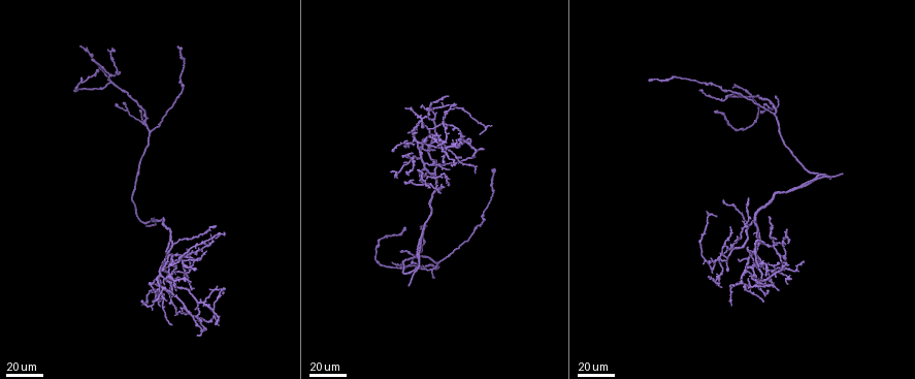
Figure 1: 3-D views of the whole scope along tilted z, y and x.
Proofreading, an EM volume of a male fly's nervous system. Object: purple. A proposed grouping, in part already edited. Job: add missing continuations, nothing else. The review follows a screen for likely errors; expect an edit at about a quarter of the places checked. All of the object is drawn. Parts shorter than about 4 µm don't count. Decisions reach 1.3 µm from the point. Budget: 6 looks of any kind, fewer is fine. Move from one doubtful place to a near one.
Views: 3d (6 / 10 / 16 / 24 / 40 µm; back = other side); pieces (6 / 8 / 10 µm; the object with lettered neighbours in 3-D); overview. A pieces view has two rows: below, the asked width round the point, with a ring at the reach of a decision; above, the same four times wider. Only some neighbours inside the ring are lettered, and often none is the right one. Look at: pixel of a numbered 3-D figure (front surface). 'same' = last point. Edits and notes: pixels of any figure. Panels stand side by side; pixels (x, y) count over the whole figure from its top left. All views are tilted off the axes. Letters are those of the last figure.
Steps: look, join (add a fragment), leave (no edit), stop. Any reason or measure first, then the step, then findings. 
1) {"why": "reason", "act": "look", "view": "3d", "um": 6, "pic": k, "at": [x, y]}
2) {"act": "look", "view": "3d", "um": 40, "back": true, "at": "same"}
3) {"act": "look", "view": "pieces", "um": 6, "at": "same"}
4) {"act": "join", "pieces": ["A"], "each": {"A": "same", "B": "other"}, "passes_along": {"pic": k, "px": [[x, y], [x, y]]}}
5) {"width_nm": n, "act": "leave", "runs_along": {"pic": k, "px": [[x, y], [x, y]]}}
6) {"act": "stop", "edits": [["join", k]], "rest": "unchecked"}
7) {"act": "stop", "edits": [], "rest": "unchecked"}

{"why": "an open end", "act": "look", "view": "3d", "um": 24, "pic": 1, "at": [773, 271]}

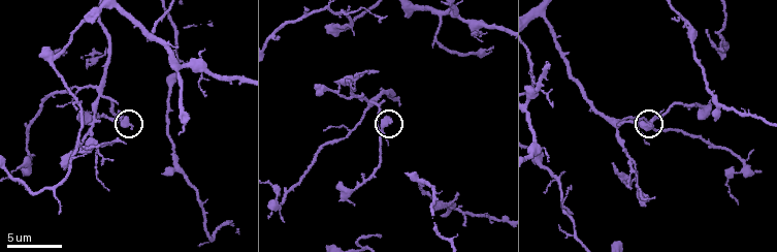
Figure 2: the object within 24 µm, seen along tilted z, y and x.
{"why": "see the neighbours", "act": "look", "view": "pieces", "um": 6, "pic": 2, "at": [129, 129]}

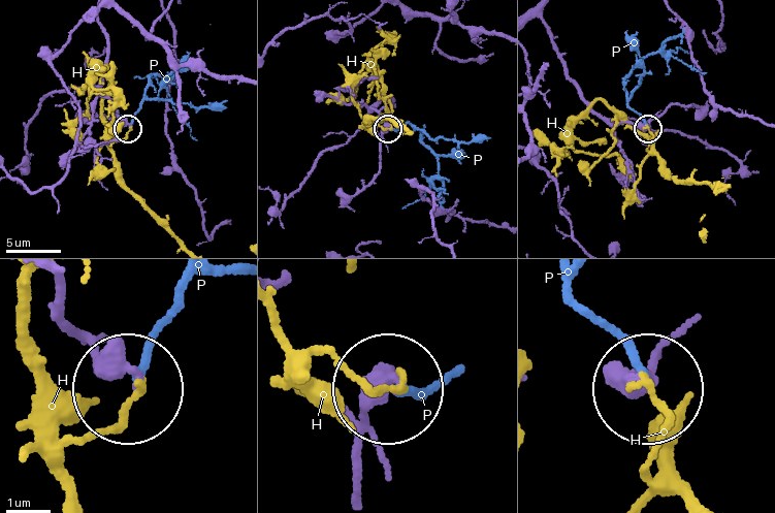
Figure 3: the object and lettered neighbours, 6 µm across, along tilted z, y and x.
{"width_nm": 310, "act": "leave", "each": {"H": "other", "P": "other"}, "found": "none of them fits"}

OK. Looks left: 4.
{"why": "free end", "act": "look", "view": "3d", "um": 40, "pic": 1, "at": [738, 259]}

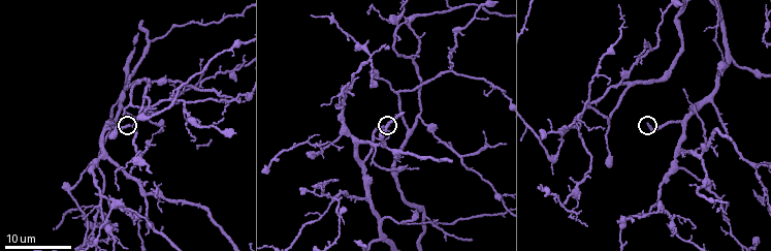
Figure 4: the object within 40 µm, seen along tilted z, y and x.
{"act": "look", "view": "pieces", "um": 10, "pic": 4, "at": [647, 123]}

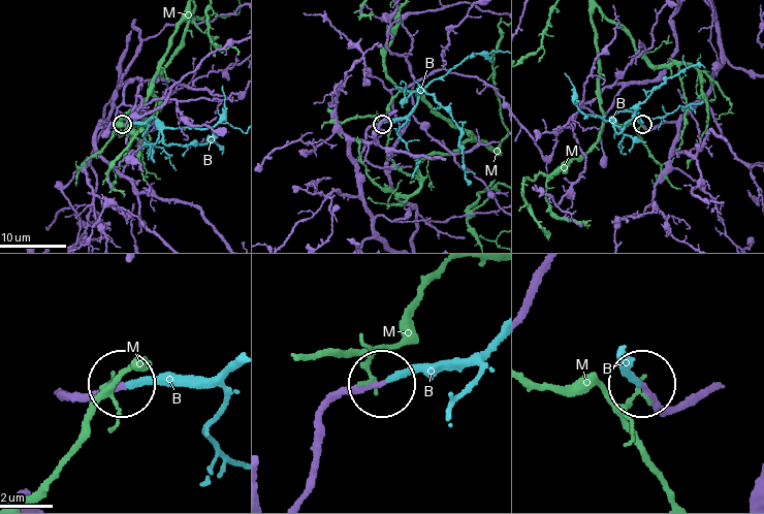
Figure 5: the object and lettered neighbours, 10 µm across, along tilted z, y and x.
{"width_nm": 210, "act": "join", "pieces": ["B"], "each": {"B": "same", "M": "other"}, "passes_along": {"pic": 5, "px": [[687, 404], [662, 408], [631, 377], [624, 356]]}, "found": "it goes on there"}

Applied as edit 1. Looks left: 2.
{"act": "stop", "edits": [["join", 5]], "rest": "unchecked"}

